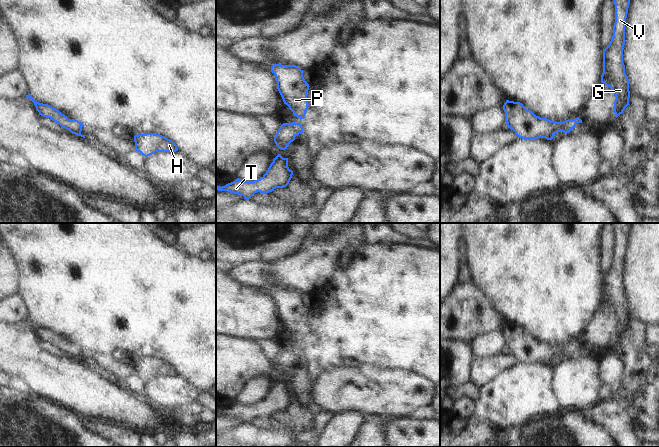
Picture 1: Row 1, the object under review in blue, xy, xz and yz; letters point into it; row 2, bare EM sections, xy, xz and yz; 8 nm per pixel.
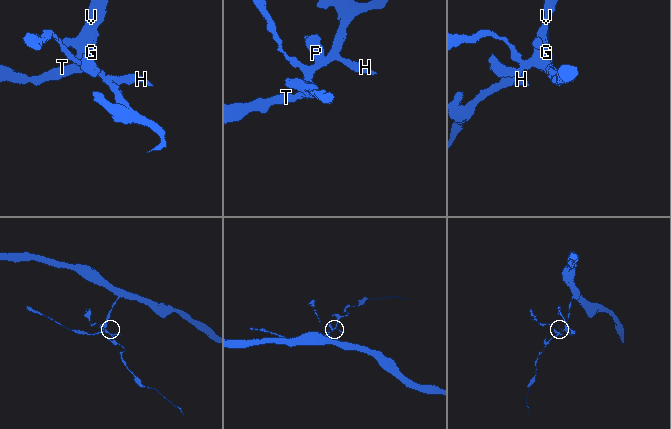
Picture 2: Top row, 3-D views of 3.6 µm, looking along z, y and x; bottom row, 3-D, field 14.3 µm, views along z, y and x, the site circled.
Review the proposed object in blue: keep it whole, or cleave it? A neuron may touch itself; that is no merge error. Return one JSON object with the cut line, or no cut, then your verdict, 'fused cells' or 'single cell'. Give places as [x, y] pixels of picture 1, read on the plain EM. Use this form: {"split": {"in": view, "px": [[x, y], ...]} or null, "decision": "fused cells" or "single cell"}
{"split": null, "decision": "single cell"}

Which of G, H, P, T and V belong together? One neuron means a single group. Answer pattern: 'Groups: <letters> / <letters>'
Groups: G H P T V

